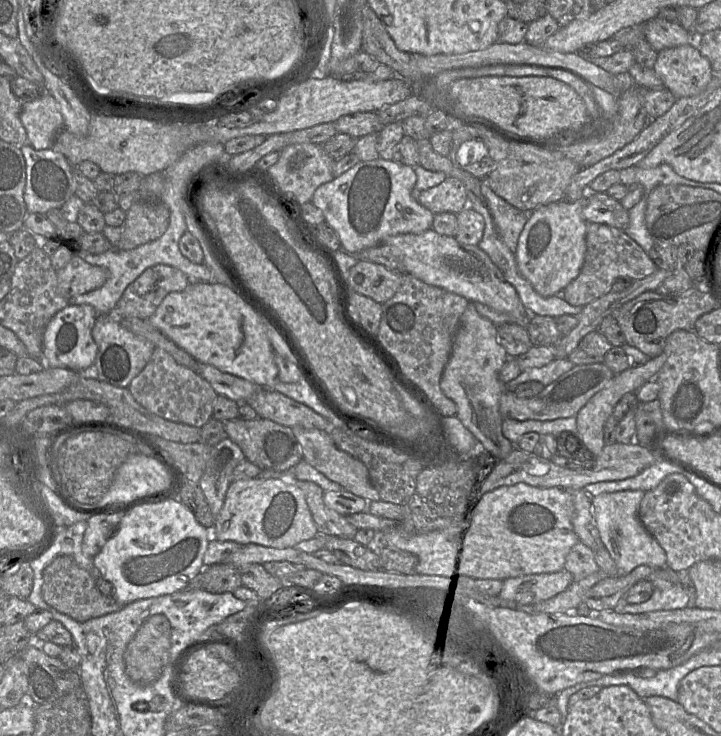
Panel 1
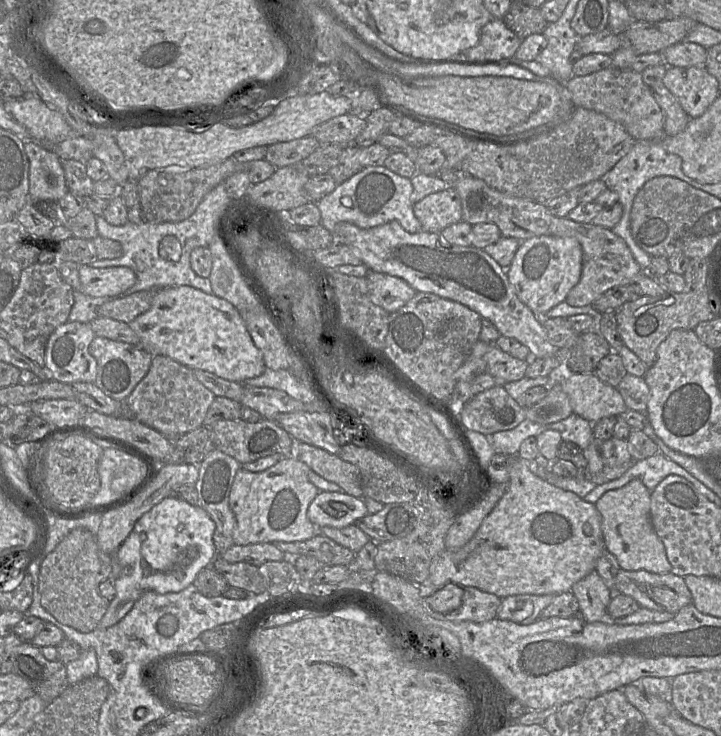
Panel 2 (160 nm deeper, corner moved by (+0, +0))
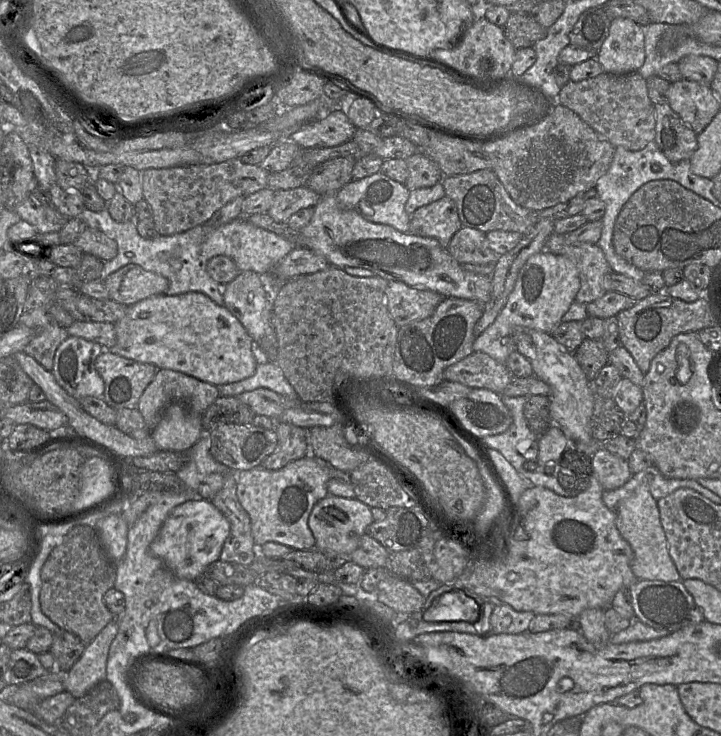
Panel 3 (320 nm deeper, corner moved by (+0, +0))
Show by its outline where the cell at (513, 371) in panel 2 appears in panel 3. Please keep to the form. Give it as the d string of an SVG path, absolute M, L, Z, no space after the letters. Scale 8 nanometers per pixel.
M473 352L443 372L445 381L459 382L472 389L488 389L500 395L513 378L505 364L484 352Z

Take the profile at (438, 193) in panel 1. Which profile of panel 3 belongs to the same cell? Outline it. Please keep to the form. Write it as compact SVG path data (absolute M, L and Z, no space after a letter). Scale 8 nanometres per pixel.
M448 196L419 207L411 215L409 233L431 237L447 248L454 234L461 228L454 201Z

